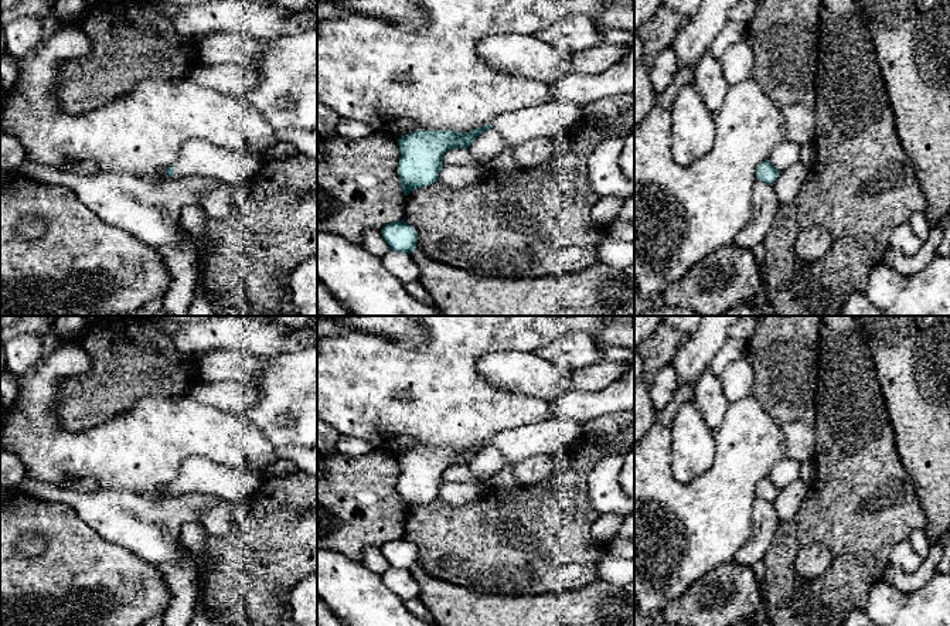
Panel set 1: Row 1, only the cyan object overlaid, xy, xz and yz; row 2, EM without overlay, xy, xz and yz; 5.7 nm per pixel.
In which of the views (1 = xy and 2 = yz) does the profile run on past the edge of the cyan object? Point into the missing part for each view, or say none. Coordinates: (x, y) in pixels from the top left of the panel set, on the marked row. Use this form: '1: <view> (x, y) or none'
1: xy (197, 157)
2: none

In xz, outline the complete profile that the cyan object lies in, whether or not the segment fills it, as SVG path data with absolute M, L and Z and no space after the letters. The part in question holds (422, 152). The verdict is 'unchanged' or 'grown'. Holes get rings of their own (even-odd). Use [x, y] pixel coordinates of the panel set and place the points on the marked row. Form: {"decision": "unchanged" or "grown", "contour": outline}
{"decision": "grown", "contour": "M554 99L539 106L505 112L484 127L469 133L454 130L418 130L399 137L398 176L404 195L415 188L426 187L439 180L443 156L447 150L467 149L483 132L493 129L504 140L503 150L496 156L491 171L508 174L522 169L514 159L514 149L530 139L551 137L561 133L580 118L580 106L572 101Z"}

